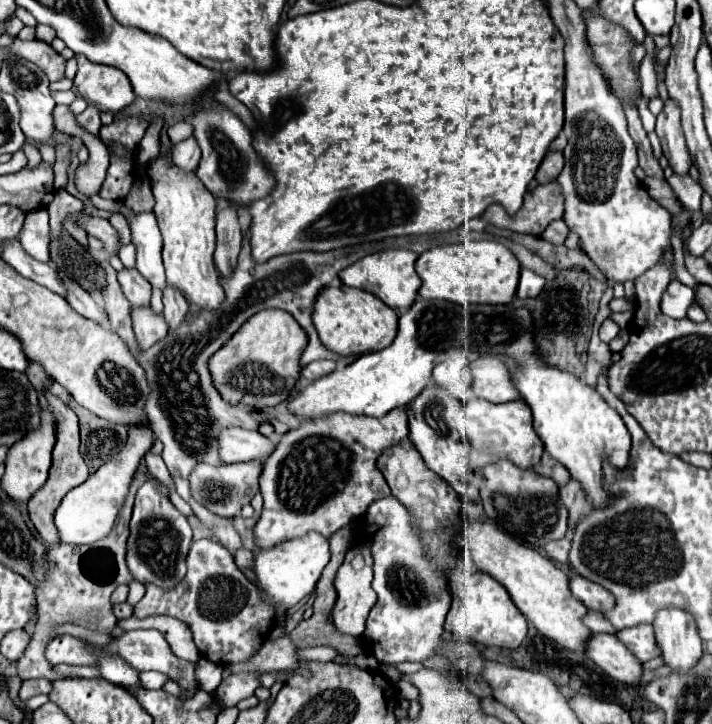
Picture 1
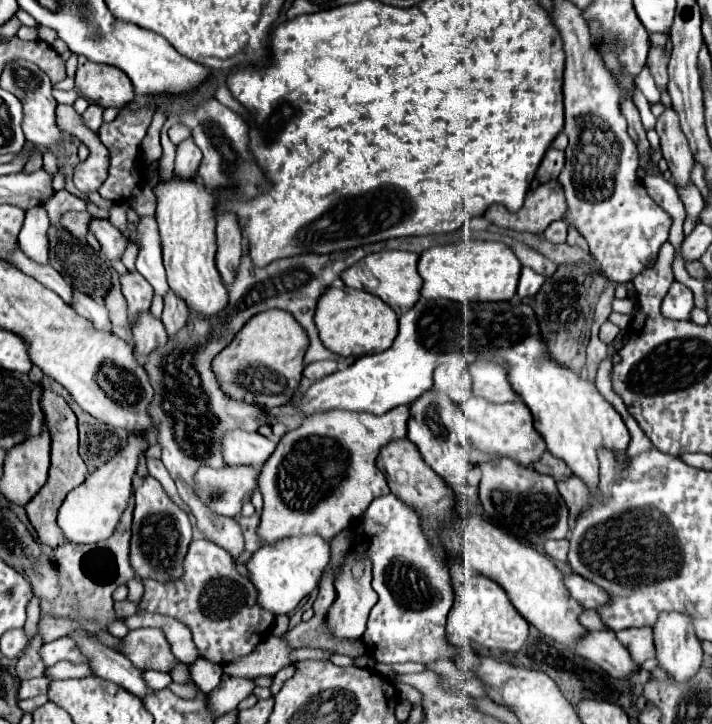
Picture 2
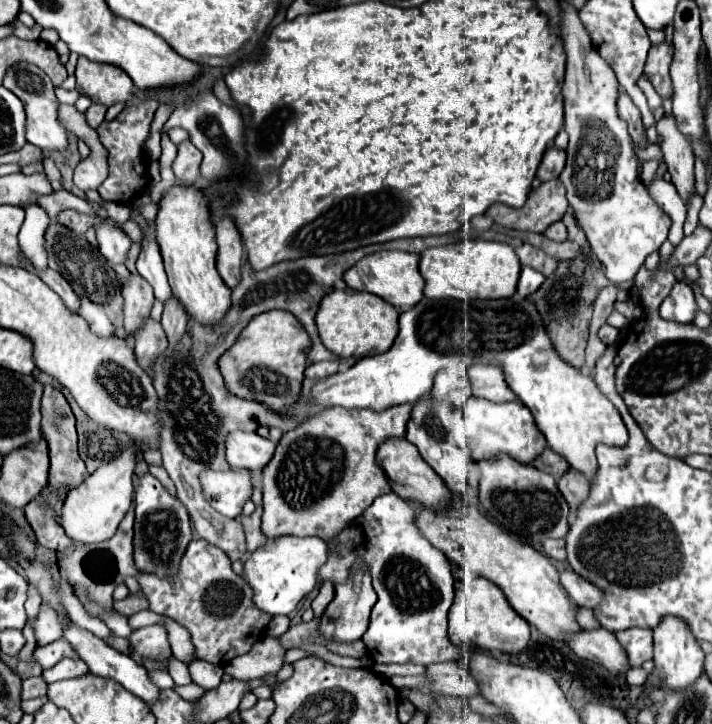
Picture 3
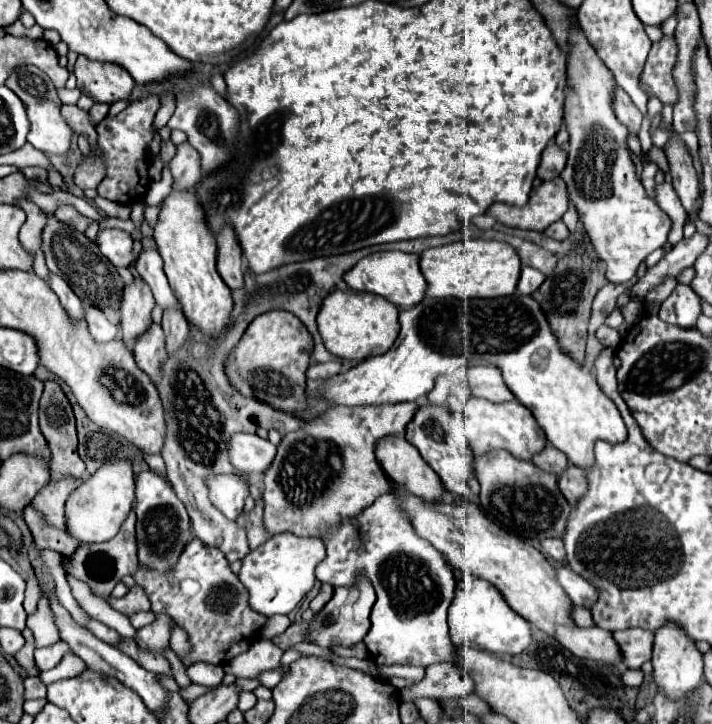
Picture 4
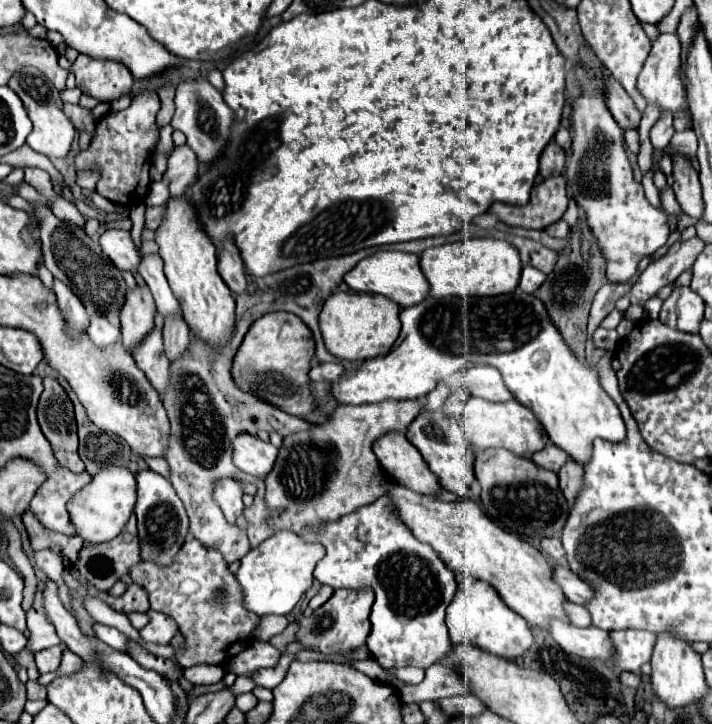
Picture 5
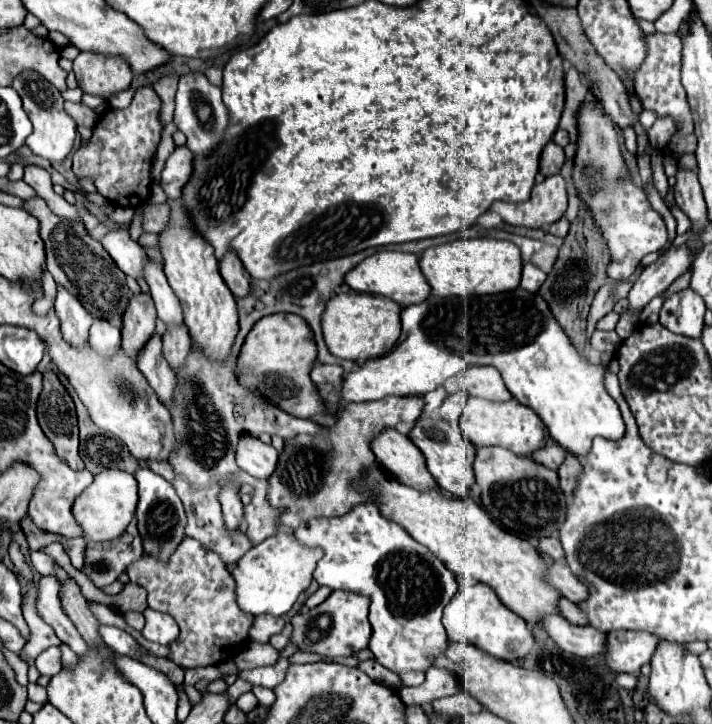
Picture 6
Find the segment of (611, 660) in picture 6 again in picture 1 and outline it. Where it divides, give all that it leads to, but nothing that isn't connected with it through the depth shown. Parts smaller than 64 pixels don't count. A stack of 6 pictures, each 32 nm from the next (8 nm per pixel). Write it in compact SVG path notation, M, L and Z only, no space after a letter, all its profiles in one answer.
M640 624L640 626L624 628L624 630L618 632L618 638L620 638L622 644L626 644L626 648L640 662L646 662L646 660L652 660L652 658L660 656L660 648L656 644L652 624Z

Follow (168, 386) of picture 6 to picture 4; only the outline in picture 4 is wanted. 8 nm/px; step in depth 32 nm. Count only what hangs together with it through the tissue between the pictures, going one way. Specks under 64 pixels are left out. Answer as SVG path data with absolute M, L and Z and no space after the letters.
M154 322L134 342L136 364L152 378L154 384L156 384L156 380L160 380L160 366L166 360L166 348L164 346L166 344L164 344L162 326L154 324Z

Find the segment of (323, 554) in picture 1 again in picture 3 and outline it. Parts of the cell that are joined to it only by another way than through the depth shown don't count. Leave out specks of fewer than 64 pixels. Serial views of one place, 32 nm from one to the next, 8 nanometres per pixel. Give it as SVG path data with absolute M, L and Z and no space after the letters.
M282 536L266 542L244 562L244 578L254 590L254 604L272 616L290 614L318 582L318 570L328 560L328 544L318 536Z

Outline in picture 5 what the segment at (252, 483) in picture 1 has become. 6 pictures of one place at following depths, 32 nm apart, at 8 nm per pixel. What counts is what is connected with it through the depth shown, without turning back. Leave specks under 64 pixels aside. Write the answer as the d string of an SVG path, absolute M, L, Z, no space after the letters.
M218 478L214 482L212 498L220 506L220 510L224 512L226 520L232 524L236 524L238 518L242 516L242 510L244 510L242 496L244 496L242 482L238 482L234 478Z

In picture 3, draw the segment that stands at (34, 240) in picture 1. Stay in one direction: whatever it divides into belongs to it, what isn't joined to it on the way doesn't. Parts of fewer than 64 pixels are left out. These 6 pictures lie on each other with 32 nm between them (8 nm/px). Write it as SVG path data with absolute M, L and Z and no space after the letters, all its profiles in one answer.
M26 206L26 220L20 228L18 240L20 250L28 260L36 264L36 268L46 268L46 248L44 248L44 234L50 224L48 214L40 206Z

